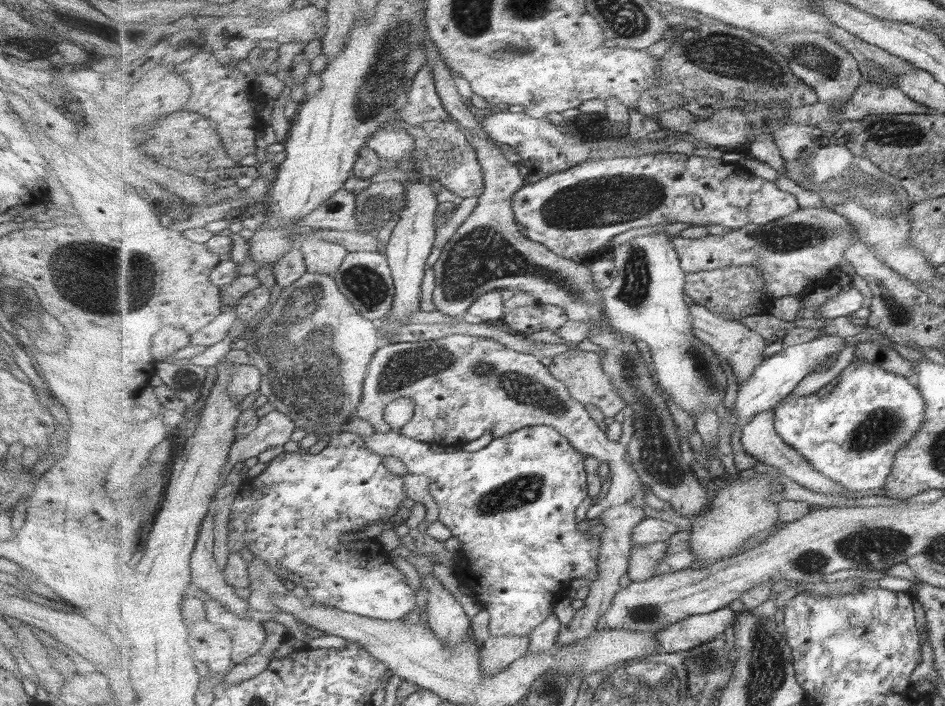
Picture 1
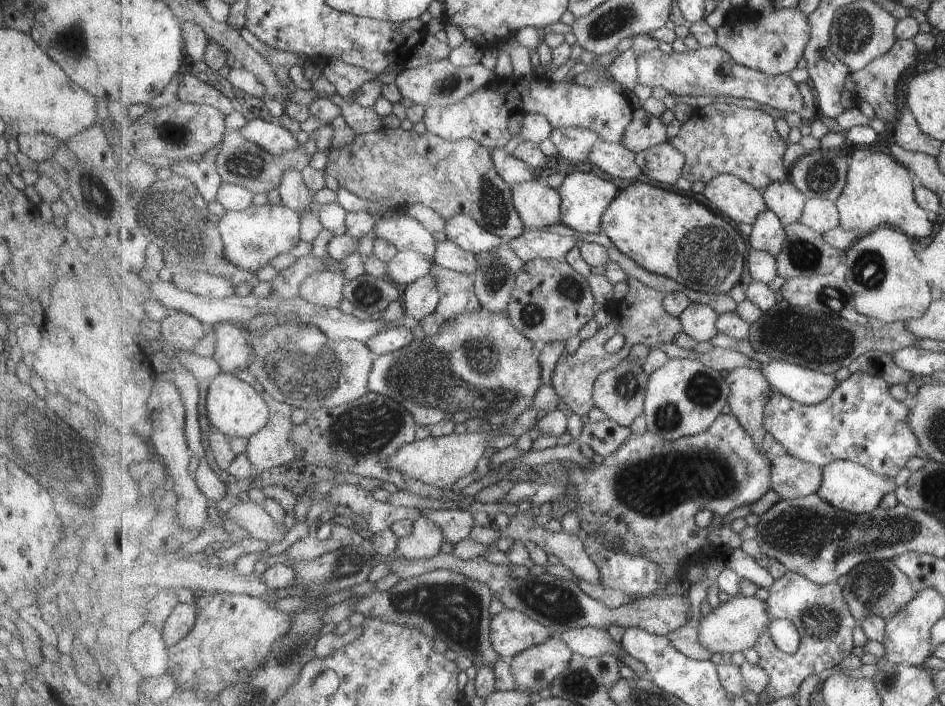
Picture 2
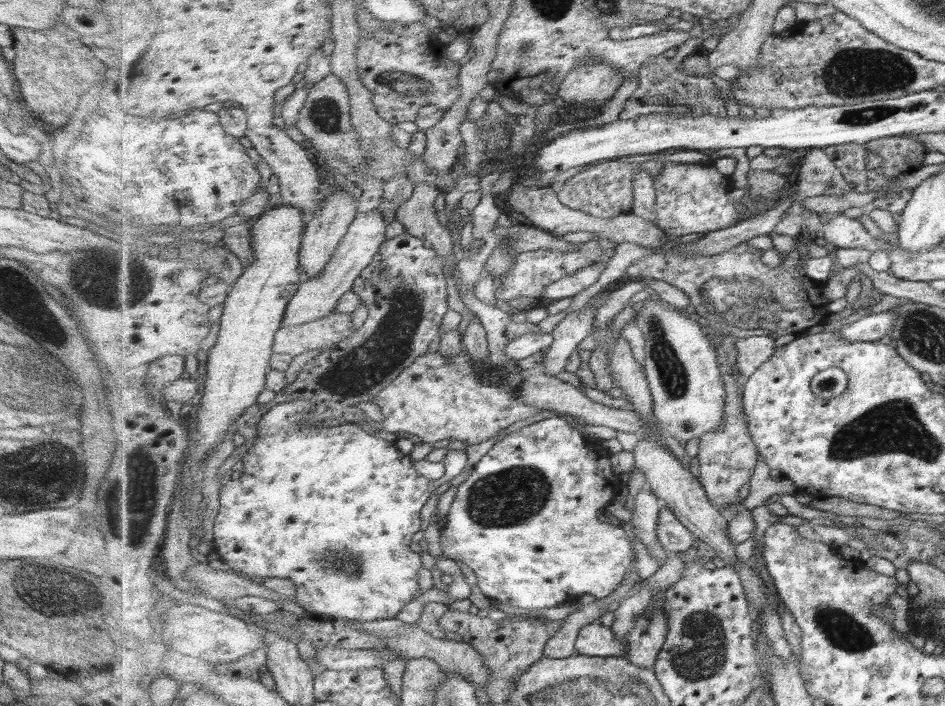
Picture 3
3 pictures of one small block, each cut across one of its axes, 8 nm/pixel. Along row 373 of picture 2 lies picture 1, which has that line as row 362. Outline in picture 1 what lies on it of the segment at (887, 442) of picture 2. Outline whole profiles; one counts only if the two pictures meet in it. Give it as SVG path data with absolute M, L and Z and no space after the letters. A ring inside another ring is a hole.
M858 361L838 375L837 386L825 396L791 395L775 406L775 428L821 473L849 490L881 490L895 466L895 455L923 427L927 402L918 386L885 368Z

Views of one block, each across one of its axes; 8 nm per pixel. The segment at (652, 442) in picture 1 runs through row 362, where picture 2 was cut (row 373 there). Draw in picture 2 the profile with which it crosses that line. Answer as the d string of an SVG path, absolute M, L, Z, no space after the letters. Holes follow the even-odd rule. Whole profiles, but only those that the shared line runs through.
M624 361L599 376L593 388L594 404L607 415L608 419L612 419L621 426L631 427L633 422L644 414L649 382L650 376L644 367Z

